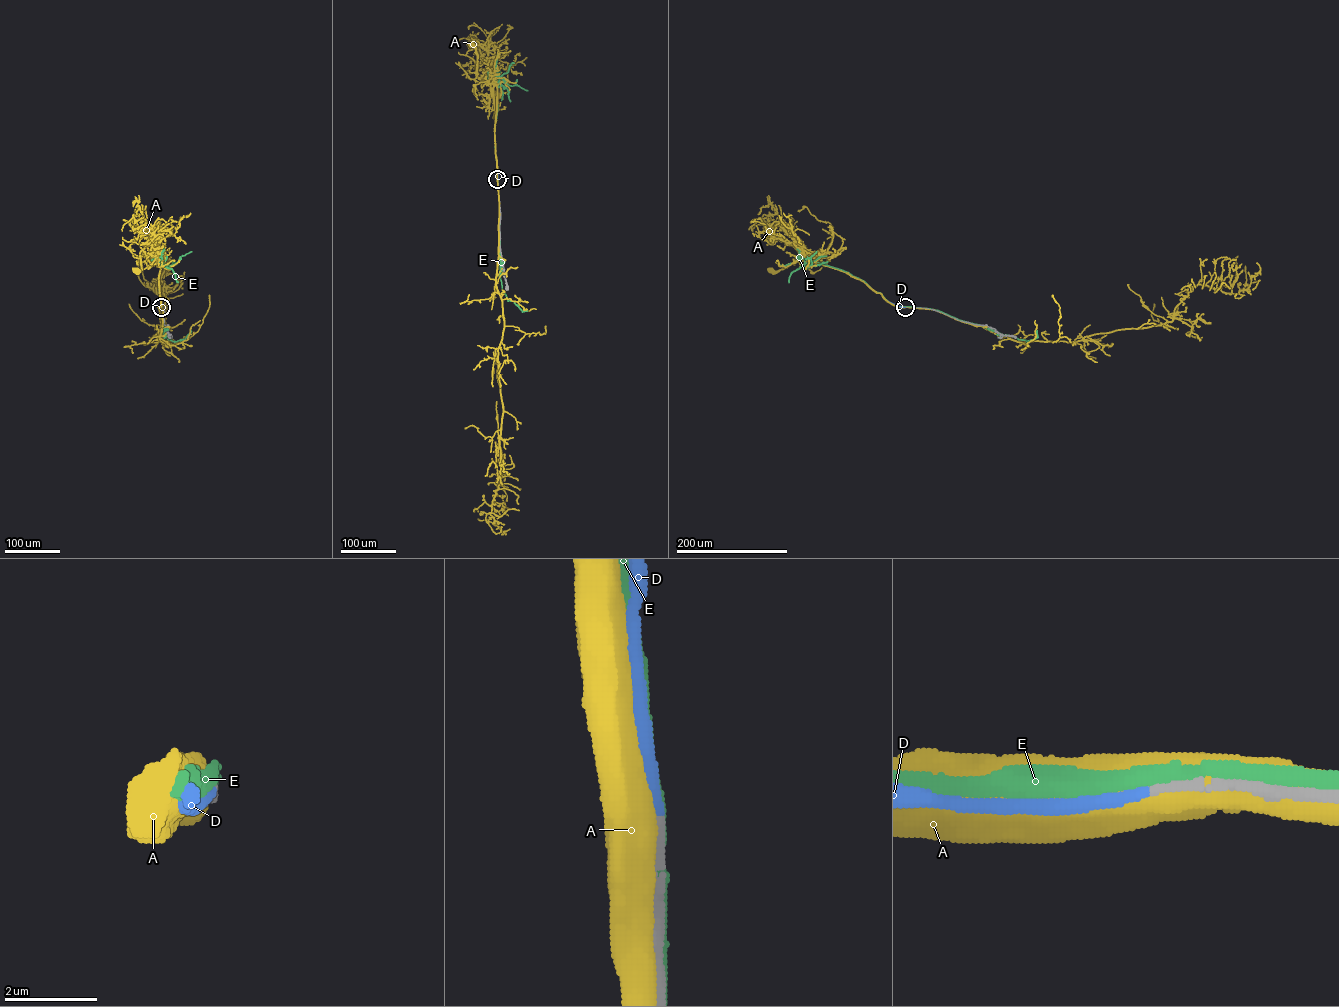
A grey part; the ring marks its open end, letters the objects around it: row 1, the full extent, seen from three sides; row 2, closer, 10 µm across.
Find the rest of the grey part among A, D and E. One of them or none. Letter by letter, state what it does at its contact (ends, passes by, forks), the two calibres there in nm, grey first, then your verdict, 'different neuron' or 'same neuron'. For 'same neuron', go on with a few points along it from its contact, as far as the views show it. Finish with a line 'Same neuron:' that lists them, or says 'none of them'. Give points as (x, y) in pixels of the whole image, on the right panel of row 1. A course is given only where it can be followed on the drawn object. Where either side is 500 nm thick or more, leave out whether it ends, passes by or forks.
A: calibres 220 and 650 nm; different neuron
D: it ends; calibres 240 and 220 nm; same neuron; course (905, 307), (887, 300)
E: it passes by; calibres 220 and 280 nm; different neuron
Same neuron: D

